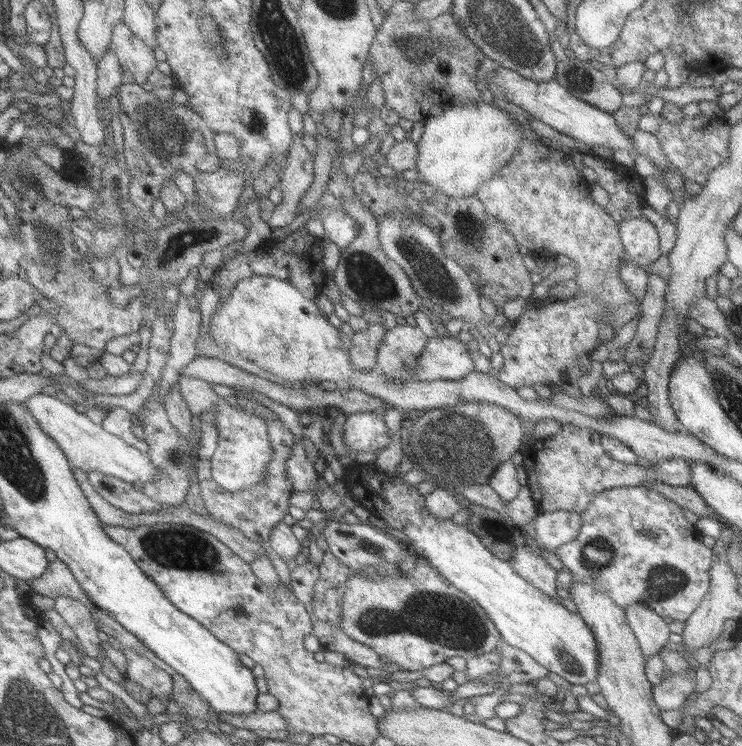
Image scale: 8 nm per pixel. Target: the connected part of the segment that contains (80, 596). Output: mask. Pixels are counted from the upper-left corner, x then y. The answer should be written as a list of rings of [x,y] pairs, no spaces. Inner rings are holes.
[[[59,560],[48,562],[45,571],[38,578],[31,579],[27,596],[32,594],[38,594],[53,600],[59,596],[65,596],[83,604],[90,613],[94,610],[92,603],[73,579],[72,573],[69,573],[65,564],[62,564]]]

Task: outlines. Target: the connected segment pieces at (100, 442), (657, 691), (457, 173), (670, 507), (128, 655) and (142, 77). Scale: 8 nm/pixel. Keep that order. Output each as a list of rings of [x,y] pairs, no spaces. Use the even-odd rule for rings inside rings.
[[[43,393],[29,396],[21,405],[25,405],[25,409],[33,415],[41,431],[57,443],[72,468],[85,473],[98,472],[103,476],[114,476],[127,484],[137,480],[145,484],[153,480],[155,467],[144,452],[139,452],[120,438],[105,432],[101,424],[91,423],[85,414],[75,411],[71,405]]]
[[[690,660],[692,672],[682,676],[669,676],[656,686],[652,686],[651,700],[660,711],[677,710],[682,706],[687,697],[693,694],[695,679],[693,671],[695,664]]]
[[[477,101],[477,105],[467,107],[446,106],[438,116],[429,116],[423,120],[423,133],[417,142],[417,157],[413,170],[421,184],[430,187],[433,191],[449,197],[472,196],[476,189],[493,177],[499,167],[513,155],[524,135],[516,131],[513,124],[505,115],[505,110],[498,110],[489,103]]]
[[[643,485],[610,488],[593,496],[580,513],[577,535],[552,553],[571,572],[574,584],[587,584],[618,608],[640,603],[663,618],[685,622],[709,589],[712,552],[700,542],[700,533],[687,522],[684,511],[661,493]]]
[[[127,650],[122,652],[126,659],[124,671],[126,680],[143,686],[143,690],[147,690],[153,698],[159,698],[163,703],[169,701],[171,678],[165,672],[153,667],[153,664],[145,658]]]
[[[117,22],[112,28],[110,52],[113,52],[128,81],[140,87],[156,68],[152,48],[133,36],[123,22]]]

